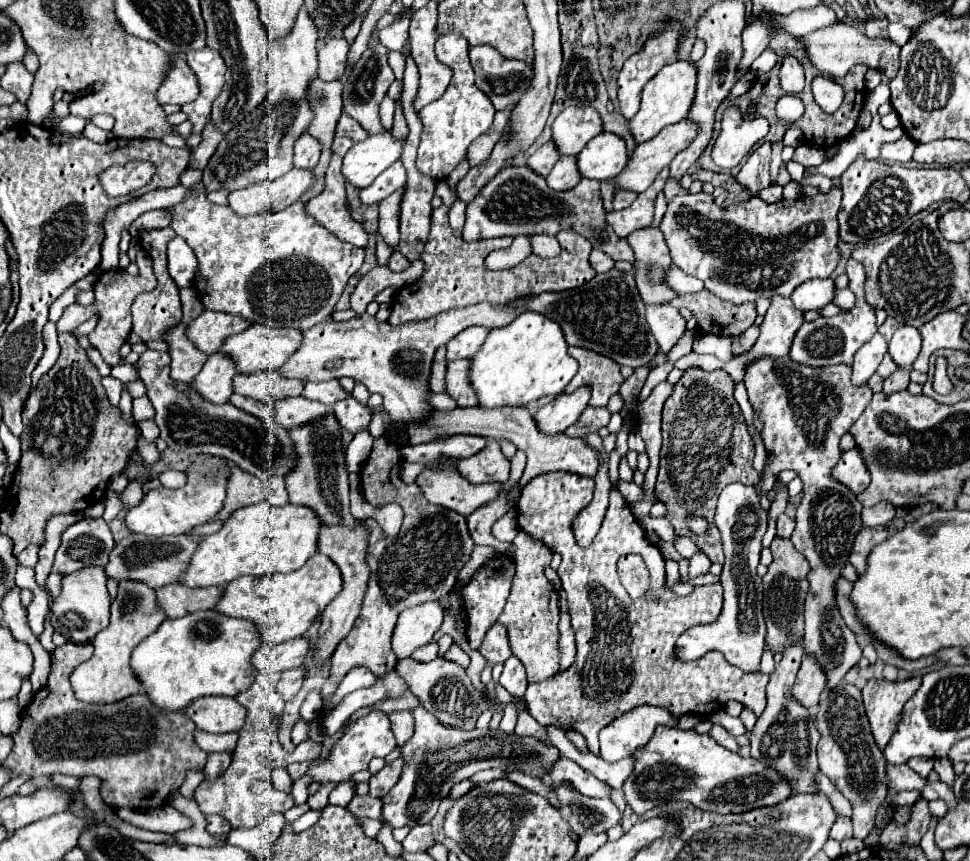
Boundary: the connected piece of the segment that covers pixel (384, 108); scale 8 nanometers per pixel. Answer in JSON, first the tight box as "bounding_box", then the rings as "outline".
{"bounding_box":[381,100,395,130],"outline":[[[383,100],[381,102],[381,122],[387,130],[393,128],[393,116],[395,116],[395,102],[393,100]]]}

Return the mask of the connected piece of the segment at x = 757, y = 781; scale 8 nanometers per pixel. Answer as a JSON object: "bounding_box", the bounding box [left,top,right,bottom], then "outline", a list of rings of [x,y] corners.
{"bounding_box":[623,726,793,814],"outline":[[[659,726],[651,742],[643,746],[643,750],[637,750],[635,770],[627,778],[623,792],[627,804],[637,814],[645,814],[671,800],[685,800],[695,808],[719,814],[741,814],[775,806],[787,800],[793,794],[793,788],[775,768],[763,766],[755,758],[743,758],[723,750],[723,746],[713,738],[707,738],[707,734],[699,736],[695,730]]]}

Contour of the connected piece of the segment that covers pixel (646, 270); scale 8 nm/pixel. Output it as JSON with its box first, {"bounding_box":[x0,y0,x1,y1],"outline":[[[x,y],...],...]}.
{"bounding_box":[627,228,677,304],"outline":[[[657,228],[637,230],[627,238],[627,242],[635,254],[635,282],[643,302],[669,304],[677,298],[677,292],[663,282],[665,272],[673,266],[663,234],[659,234]]]}

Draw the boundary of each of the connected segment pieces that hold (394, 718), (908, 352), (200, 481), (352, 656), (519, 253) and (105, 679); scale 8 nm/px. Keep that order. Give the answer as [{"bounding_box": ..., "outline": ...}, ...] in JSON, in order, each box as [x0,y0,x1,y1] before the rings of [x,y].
[{"bounding_box":[387,710,413,746],"outline":[[[401,710],[401,712],[387,714],[387,716],[391,720],[391,728],[393,728],[393,734],[395,734],[399,746],[403,746],[413,736],[413,716],[411,716],[411,712]]]},{"bounding_box":[889,326,921,368],"outline":[[[901,326],[889,340],[889,356],[901,368],[909,368],[921,350],[921,334],[913,326]]]},{"bounding_box":[125,456,229,536],"outline":[[[195,456],[187,472],[187,484],[177,490],[163,488],[163,486],[149,490],[133,510],[127,510],[125,516],[127,528],[133,534],[143,534],[143,536],[187,534],[193,526],[209,522],[223,508],[227,474],[229,474],[227,460],[211,458],[211,456]]]},{"bounding_box":[321,436,475,714],"outline":[[[381,436],[375,440],[369,460],[361,470],[361,488],[365,500],[371,506],[385,506],[391,502],[399,504],[403,508],[403,524],[397,536],[387,536],[373,518],[365,520],[371,532],[367,536],[365,556],[371,574],[367,580],[361,614],[355,620],[351,634],[347,634],[347,638],[337,646],[335,656],[331,658],[331,672],[321,690],[323,714],[335,708],[331,704],[331,696],[351,668],[365,666],[375,676],[381,676],[395,666],[397,658],[395,654],[391,654],[391,634],[397,616],[411,606],[449,596],[449,592],[457,584],[459,570],[469,560],[475,548],[465,524],[465,516],[459,516],[453,510],[441,506],[433,506],[423,498],[423,494],[419,494],[419,486],[403,484],[399,478],[401,462],[403,460],[399,458],[399,444],[393,444],[387,436]]]},{"bounding_box":[485,236,531,270],"outline":[[[517,236],[513,244],[505,250],[495,250],[485,258],[485,266],[489,270],[503,270],[503,268],[513,268],[519,262],[523,262],[531,254],[531,238],[527,236]]]},{"bounding_box":[71,582,163,704],"outline":[[[119,582],[119,594],[111,604],[111,622],[109,626],[93,638],[95,652],[93,656],[79,664],[71,676],[71,686],[75,698],[87,704],[115,704],[127,696],[139,692],[139,682],[131,678],[129,658],[135,646],[147,638],[163,622],[163,612],[155,606],[155,590],[137,582]]]}]

